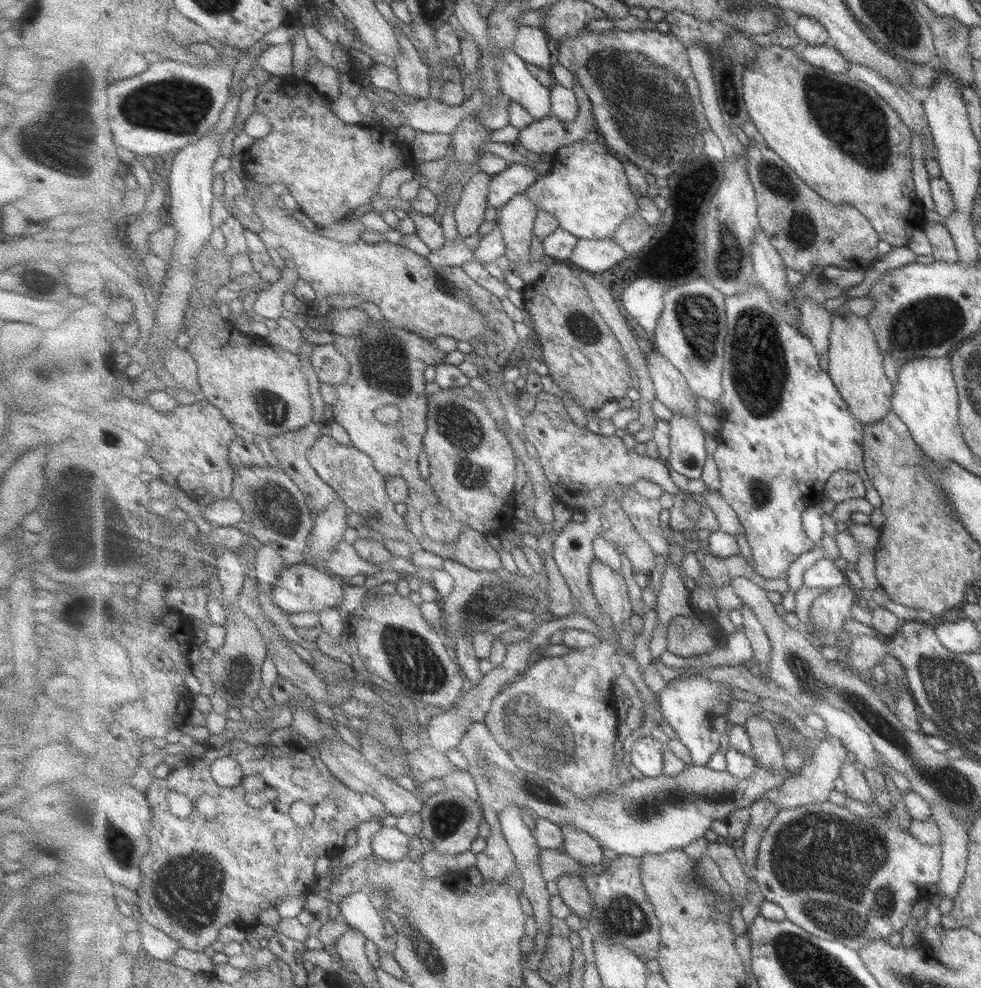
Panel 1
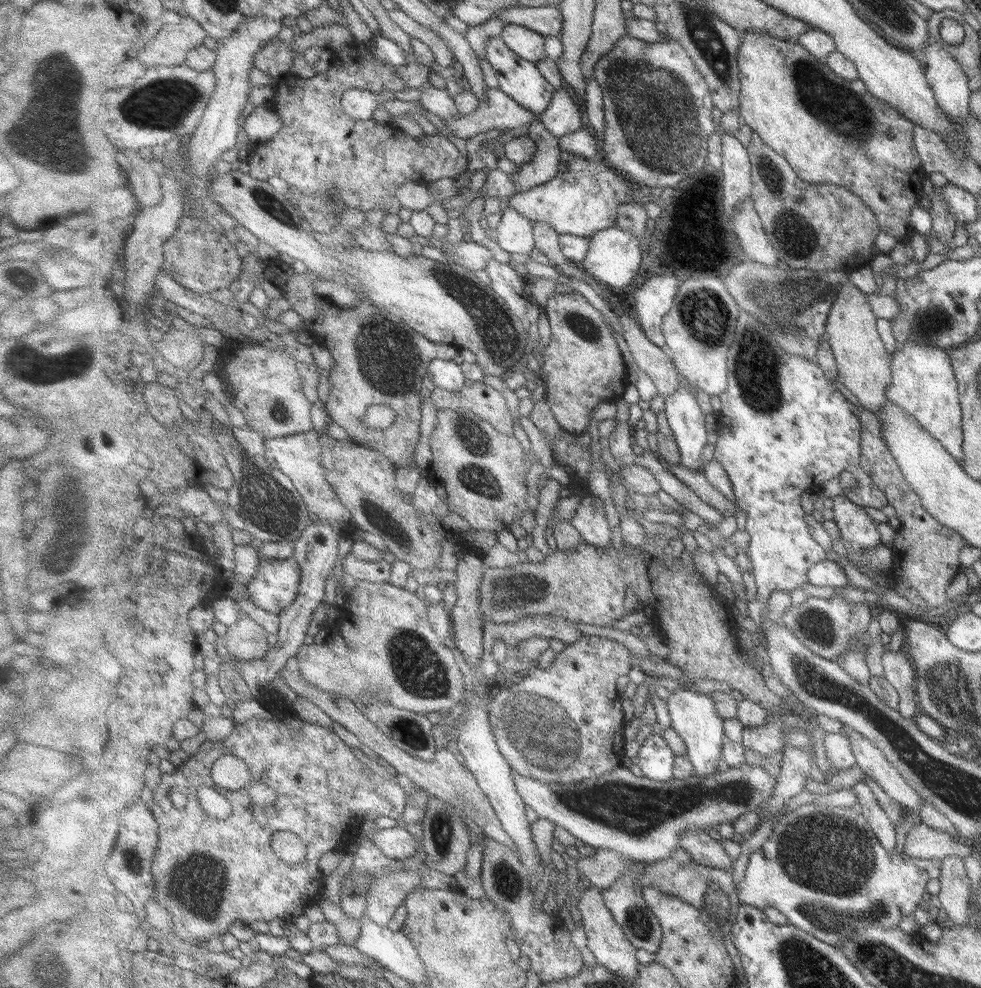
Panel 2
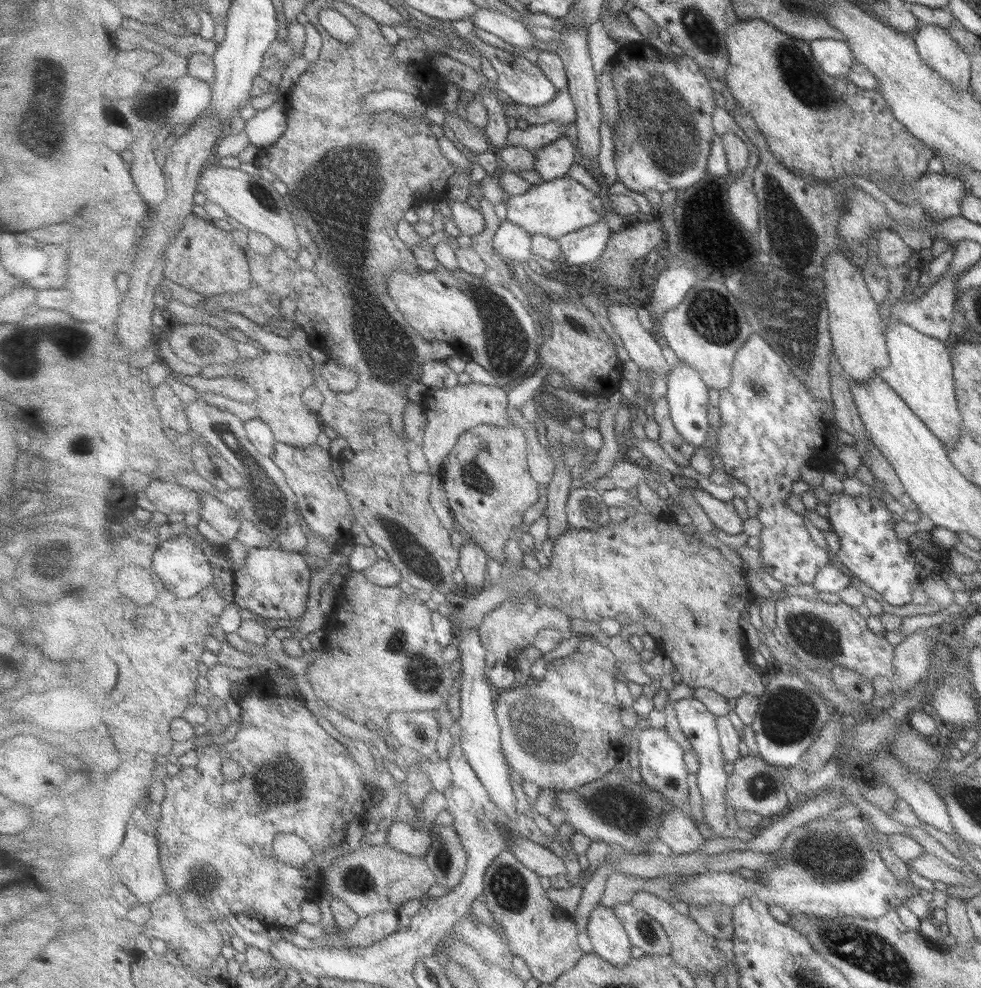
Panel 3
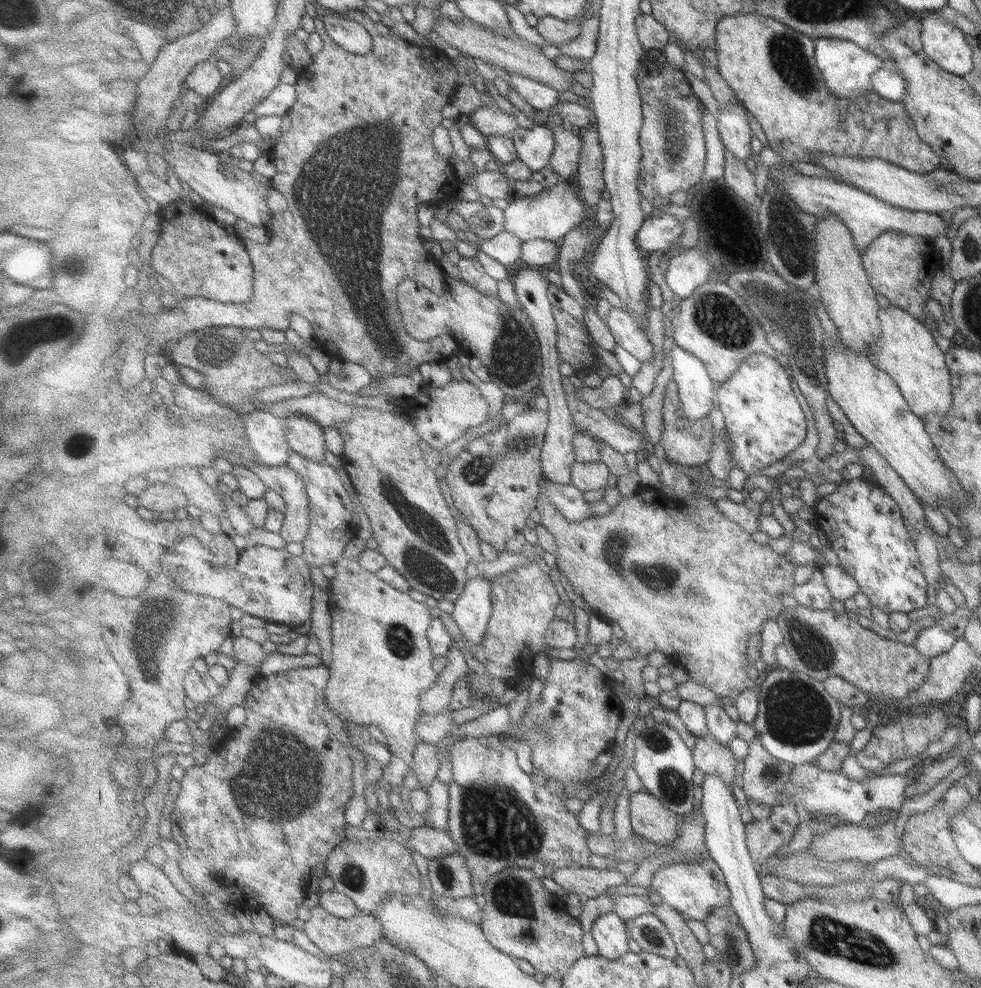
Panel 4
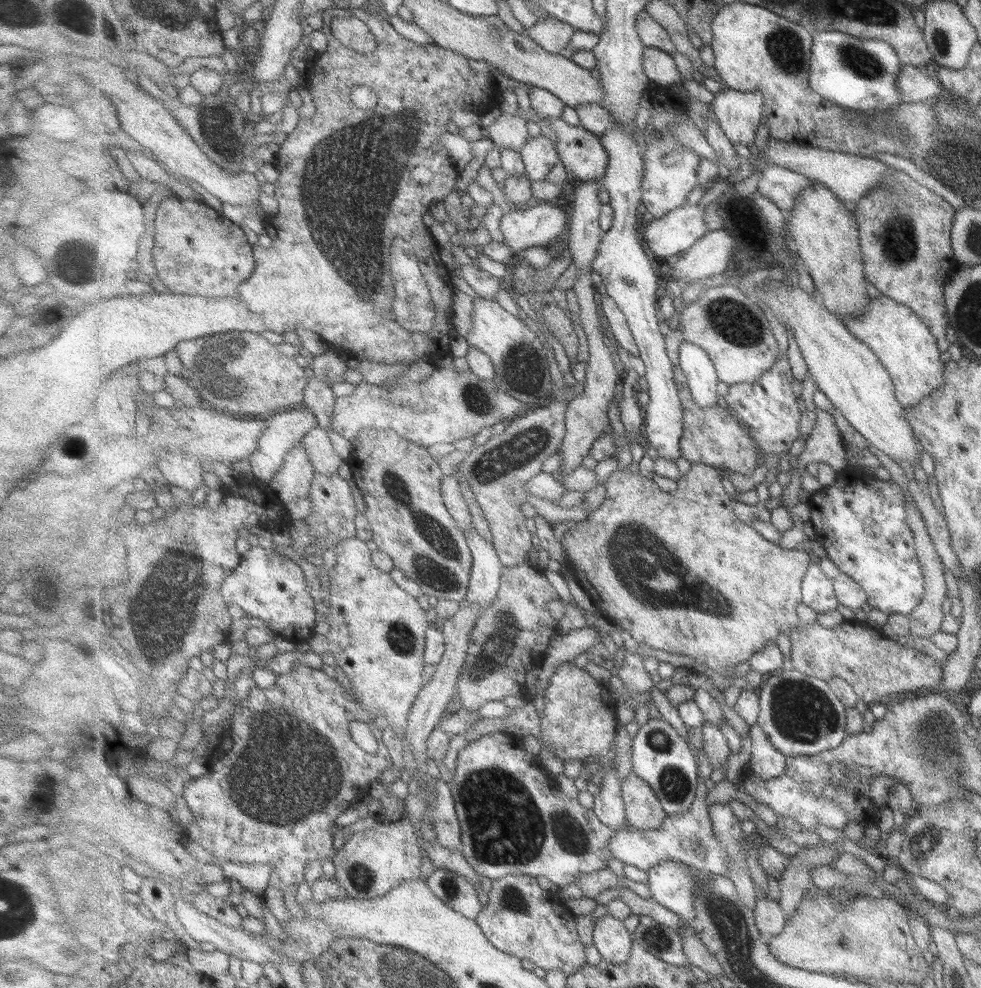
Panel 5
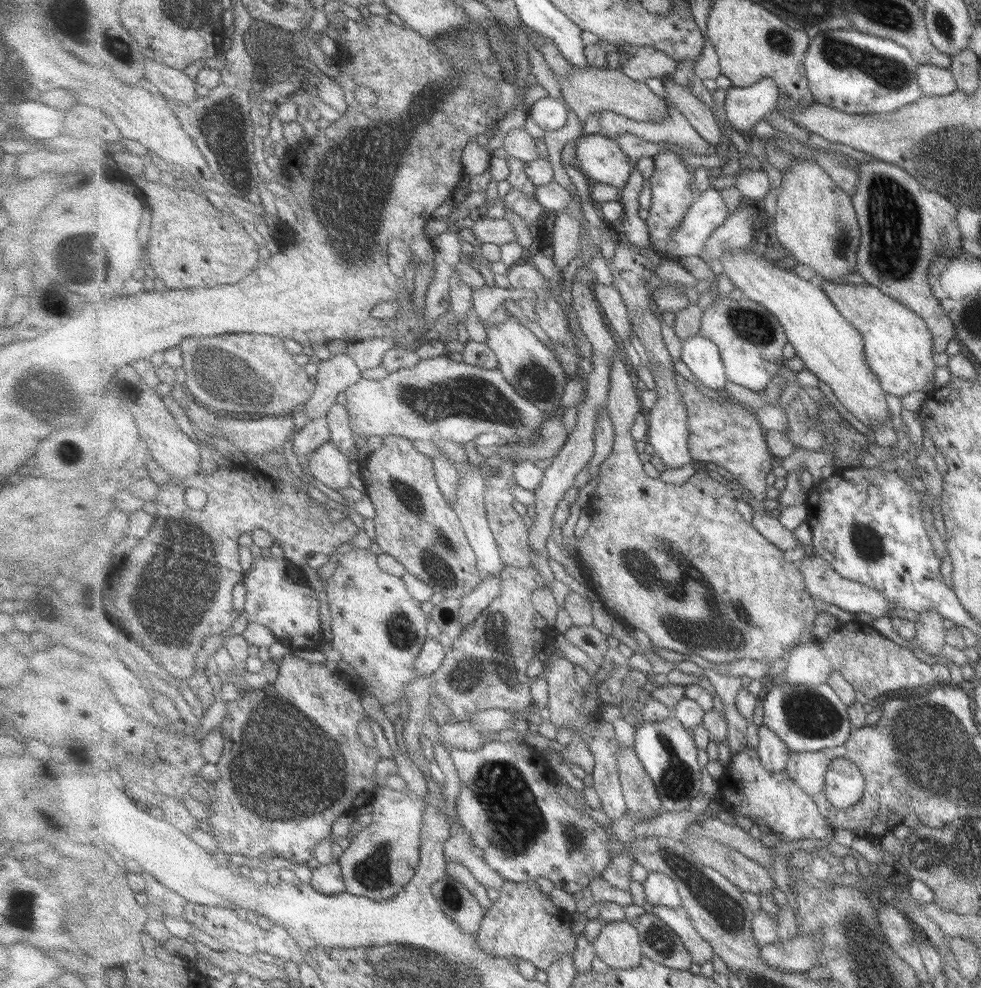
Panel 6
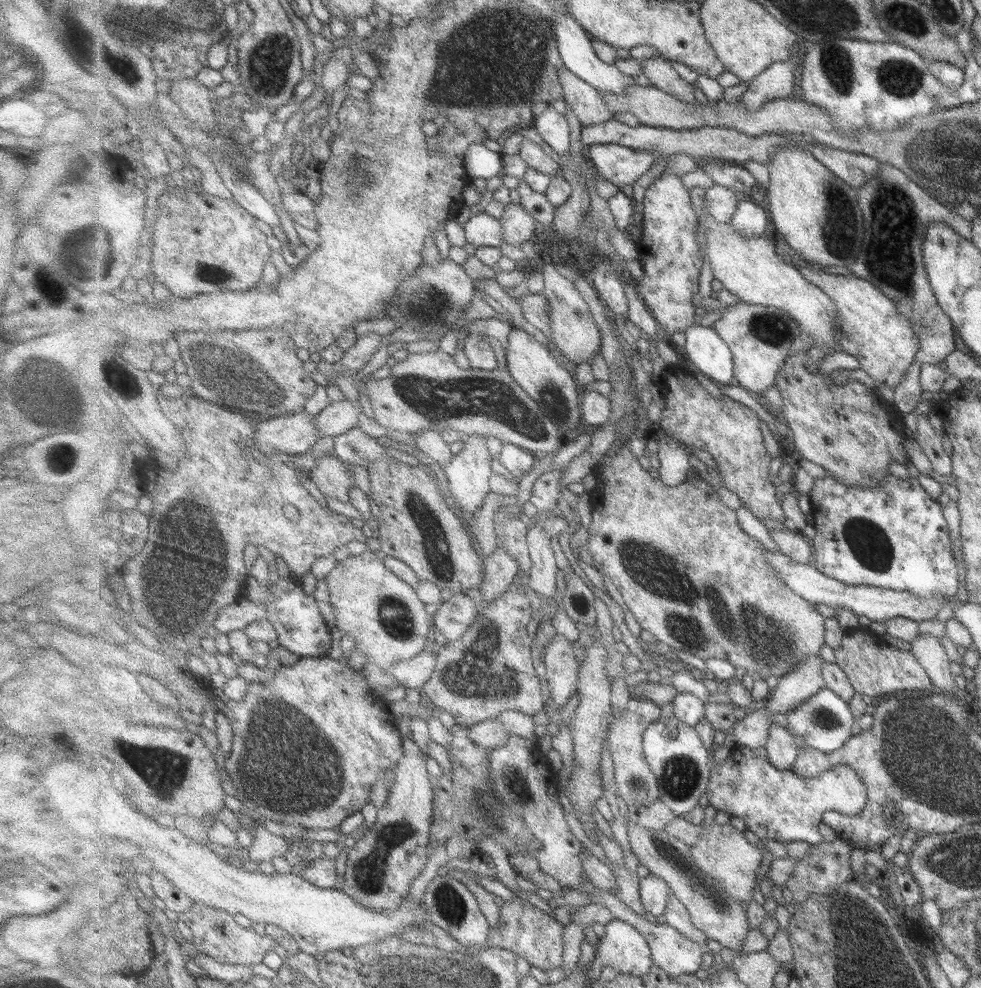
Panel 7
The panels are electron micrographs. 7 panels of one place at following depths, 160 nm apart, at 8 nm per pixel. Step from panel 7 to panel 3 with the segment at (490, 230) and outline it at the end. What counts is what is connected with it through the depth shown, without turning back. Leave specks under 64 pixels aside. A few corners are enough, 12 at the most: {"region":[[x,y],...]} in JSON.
{"region":[[568,175],[509,197],[506,218],[559,240],[603,216]]}

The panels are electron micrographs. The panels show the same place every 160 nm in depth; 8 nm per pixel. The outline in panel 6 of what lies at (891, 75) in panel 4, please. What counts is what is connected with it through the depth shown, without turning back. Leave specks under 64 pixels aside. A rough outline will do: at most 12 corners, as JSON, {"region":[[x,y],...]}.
{"region":[[920,65],[918,83],[925,96],[957,91],[953,73]]}

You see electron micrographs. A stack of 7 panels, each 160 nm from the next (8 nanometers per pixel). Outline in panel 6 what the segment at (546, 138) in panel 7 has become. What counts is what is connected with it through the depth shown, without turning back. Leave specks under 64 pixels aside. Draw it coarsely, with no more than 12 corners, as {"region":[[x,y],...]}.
{"region":[[548,96],[528,112],[541,129],[553,132],[567,124],[566,103]]}

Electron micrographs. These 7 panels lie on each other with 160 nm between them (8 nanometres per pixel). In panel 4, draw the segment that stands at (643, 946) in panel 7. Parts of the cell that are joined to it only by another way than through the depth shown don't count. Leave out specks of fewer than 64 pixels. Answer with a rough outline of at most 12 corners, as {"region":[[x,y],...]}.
{"region":[[599,917],[592,933],[600,955],[617,960],[630,951],[626,921]]}

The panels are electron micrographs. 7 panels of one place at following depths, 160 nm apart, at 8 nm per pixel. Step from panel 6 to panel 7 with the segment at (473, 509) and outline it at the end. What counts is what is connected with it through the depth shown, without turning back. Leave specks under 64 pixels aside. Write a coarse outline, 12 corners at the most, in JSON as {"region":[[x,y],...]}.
{"region":[[471,436],[445,466],[455,500],[478,511],[491,492],[487,438]]}

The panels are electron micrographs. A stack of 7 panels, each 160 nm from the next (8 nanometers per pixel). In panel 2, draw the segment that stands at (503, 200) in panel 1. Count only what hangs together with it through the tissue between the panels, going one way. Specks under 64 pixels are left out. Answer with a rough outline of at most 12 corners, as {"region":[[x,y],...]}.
{"region":[[540,119],[527,125],[538,150],[511,174],[519,193],[560,173],[560,140]]}

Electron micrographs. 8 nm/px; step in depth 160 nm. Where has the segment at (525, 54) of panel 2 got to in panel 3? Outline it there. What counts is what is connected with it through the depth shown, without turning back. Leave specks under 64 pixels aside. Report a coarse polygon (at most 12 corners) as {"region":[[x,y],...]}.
{"region":[[479,9],[472,24],[521,50],[536,48],[525,22]]}

